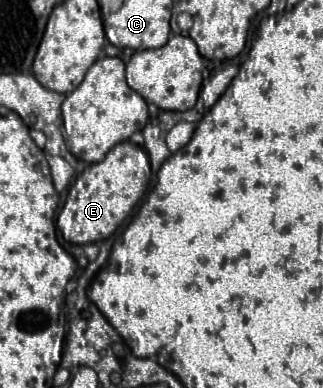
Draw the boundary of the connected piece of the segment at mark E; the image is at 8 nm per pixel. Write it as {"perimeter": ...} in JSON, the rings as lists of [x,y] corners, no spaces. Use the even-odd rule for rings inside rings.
{"perimeter":[[[126,140],[116,144],[102,162],[90,164],[70,186],[66,204],[58,216],[62,236],[72,244],[106,240],[130,214],[150,180],[150,160],[141,146]]]}

